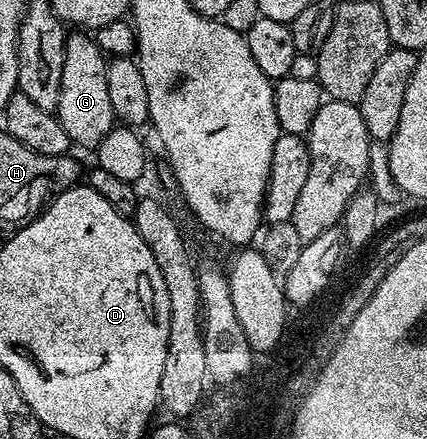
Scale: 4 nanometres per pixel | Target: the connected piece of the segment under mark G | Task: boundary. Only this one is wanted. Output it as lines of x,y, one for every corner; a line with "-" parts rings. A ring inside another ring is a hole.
74,30
67,35
56,115
60,126
64,126
71,145
97,149
98,143
115,127
112,101
108,99
107,63
107,54
98,48
97,41
85,31

